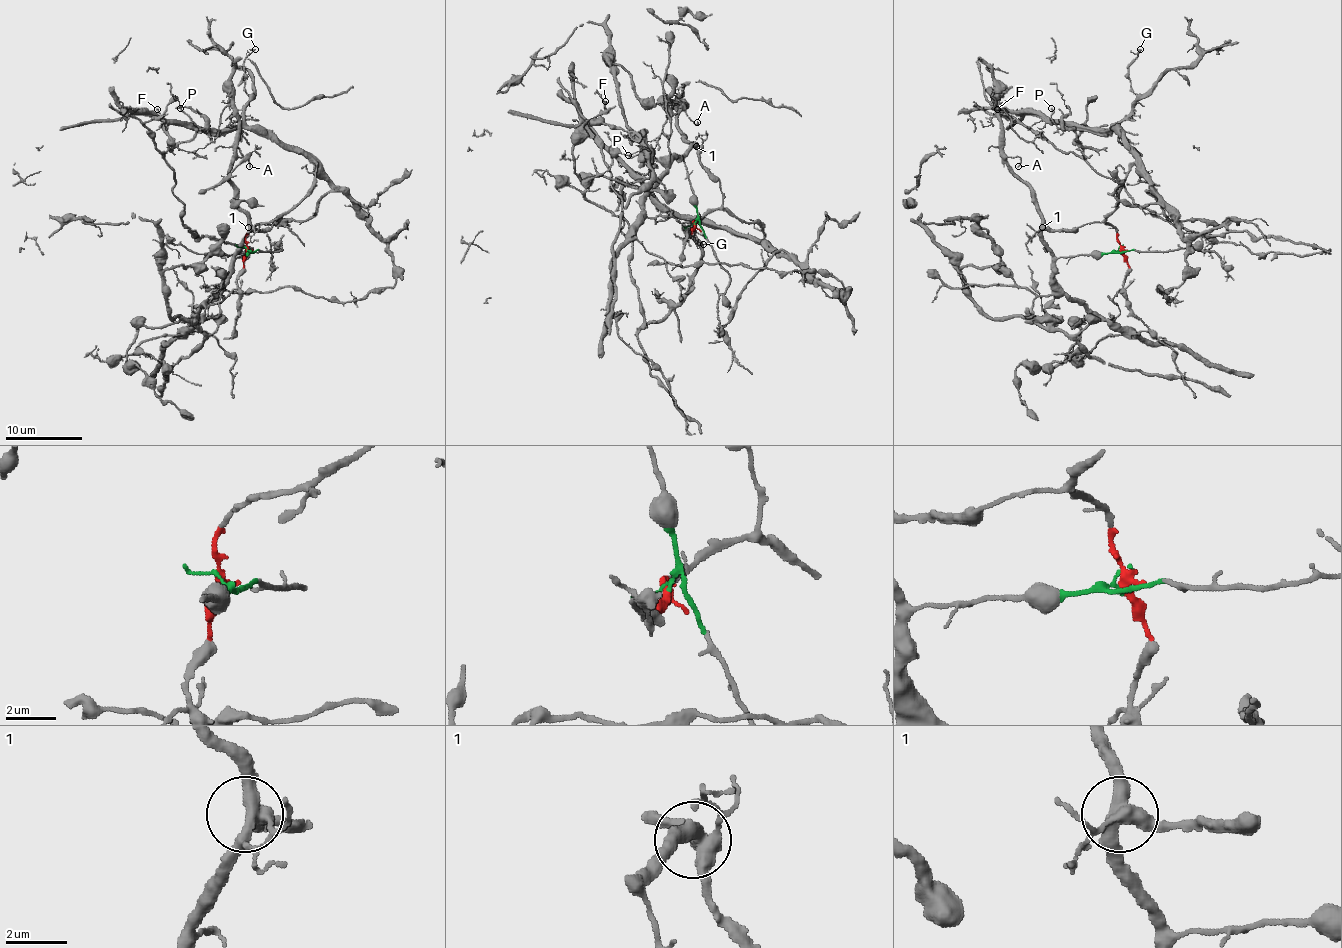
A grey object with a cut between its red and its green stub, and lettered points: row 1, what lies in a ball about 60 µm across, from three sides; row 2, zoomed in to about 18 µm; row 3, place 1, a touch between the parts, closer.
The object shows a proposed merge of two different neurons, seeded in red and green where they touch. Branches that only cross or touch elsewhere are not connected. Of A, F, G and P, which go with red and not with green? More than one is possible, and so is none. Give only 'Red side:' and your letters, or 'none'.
Red side: F, G, P

